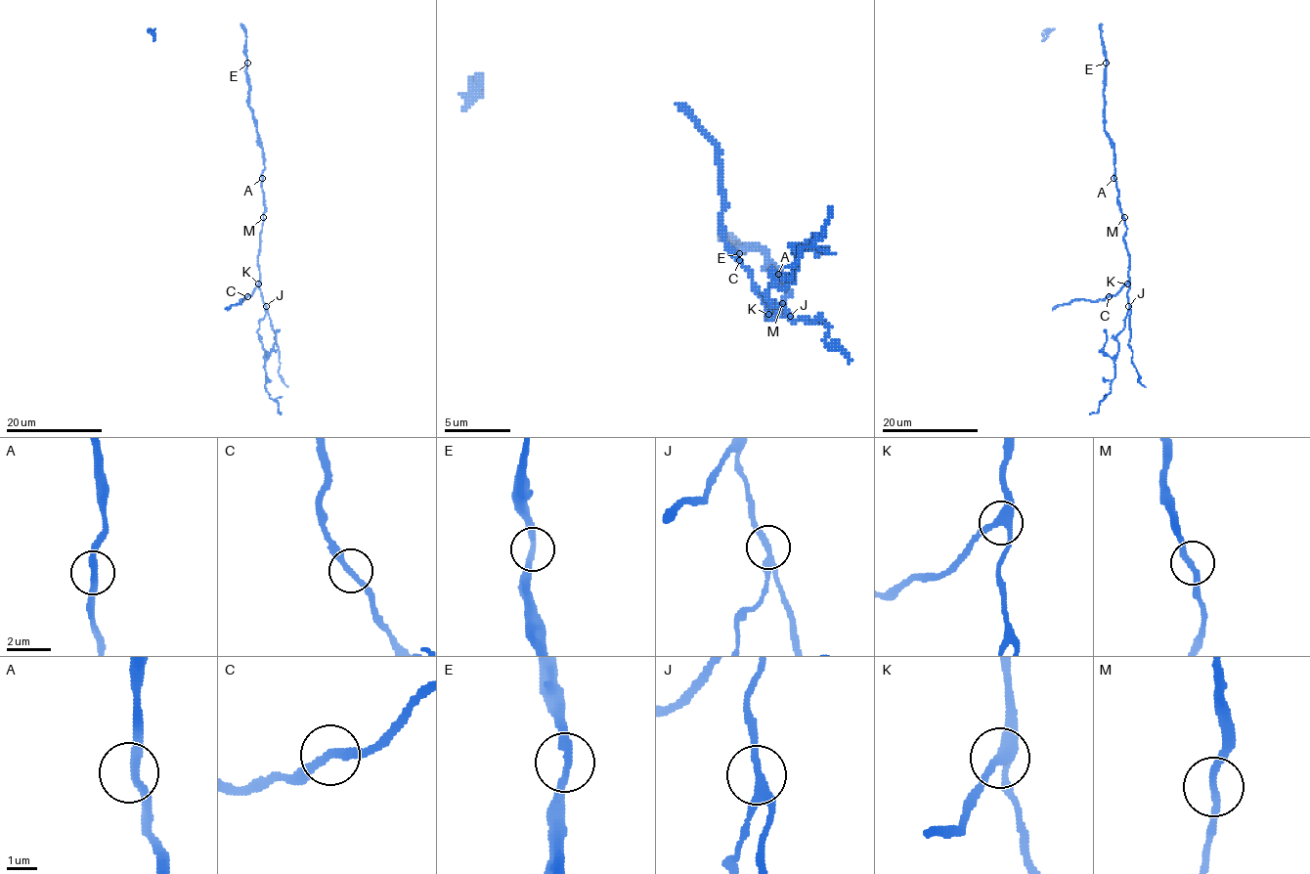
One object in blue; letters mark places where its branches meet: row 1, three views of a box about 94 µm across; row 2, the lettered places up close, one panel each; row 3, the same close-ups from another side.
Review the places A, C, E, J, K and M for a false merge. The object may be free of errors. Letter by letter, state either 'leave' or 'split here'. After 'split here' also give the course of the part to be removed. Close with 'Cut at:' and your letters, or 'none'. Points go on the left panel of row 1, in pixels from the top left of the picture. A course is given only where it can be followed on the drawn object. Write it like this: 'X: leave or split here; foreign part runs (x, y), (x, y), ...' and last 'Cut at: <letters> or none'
A: leave
C: leave
E: leave
J: split here; foreign part runs (265, 305), (265, 315), (257, 333), (265, 355), (265, 390), (278, 404), (281, 415)
K: leave
M: leave
Cut at: J

